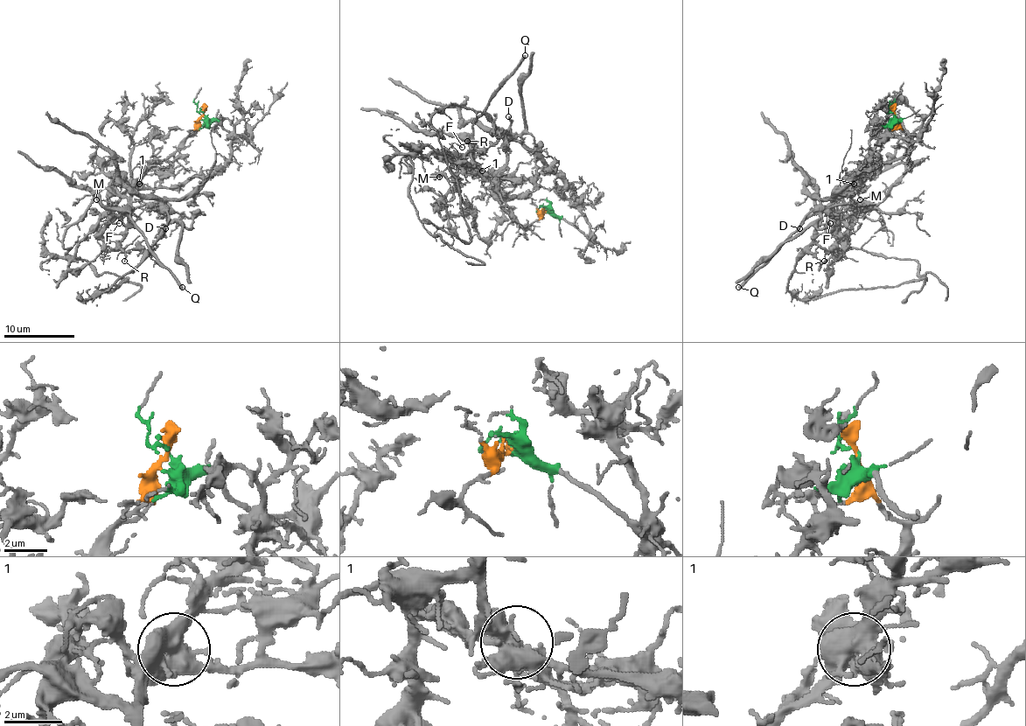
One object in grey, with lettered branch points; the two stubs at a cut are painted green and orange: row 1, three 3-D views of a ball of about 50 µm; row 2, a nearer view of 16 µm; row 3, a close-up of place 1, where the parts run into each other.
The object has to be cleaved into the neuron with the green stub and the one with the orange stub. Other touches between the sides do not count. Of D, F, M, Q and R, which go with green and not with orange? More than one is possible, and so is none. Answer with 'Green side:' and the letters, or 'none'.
Green side: D, F

